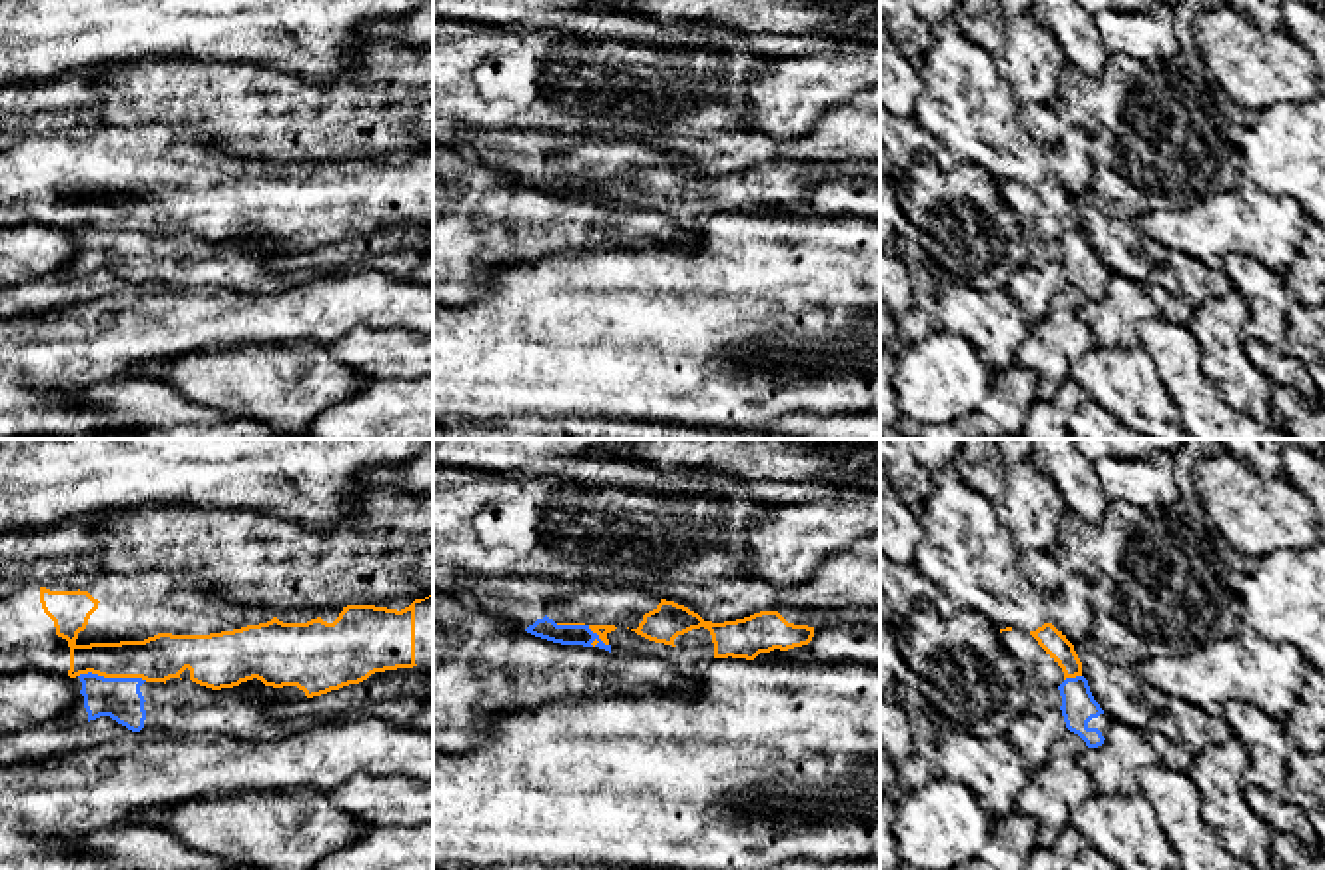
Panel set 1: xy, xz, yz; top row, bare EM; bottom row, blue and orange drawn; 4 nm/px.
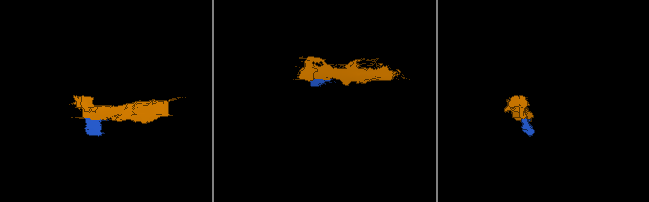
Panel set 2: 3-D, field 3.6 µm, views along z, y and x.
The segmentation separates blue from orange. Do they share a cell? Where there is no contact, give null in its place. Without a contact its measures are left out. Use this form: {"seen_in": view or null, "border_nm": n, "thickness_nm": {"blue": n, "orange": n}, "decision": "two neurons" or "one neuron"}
{"seen_in": "xy", "border_nm": 280, "thickness_nm": {"blue": 170, "orange": 190}, "decision": "two neurons"}

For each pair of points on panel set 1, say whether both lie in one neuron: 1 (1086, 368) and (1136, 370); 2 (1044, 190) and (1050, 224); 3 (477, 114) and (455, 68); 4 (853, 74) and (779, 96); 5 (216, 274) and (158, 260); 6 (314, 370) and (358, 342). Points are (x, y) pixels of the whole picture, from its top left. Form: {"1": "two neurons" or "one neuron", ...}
{"1": "one neuron", "2": "one neuron", "3": "one neuron", "4": "one neuron", "5": "one neuron", "6": "two neurons"}

